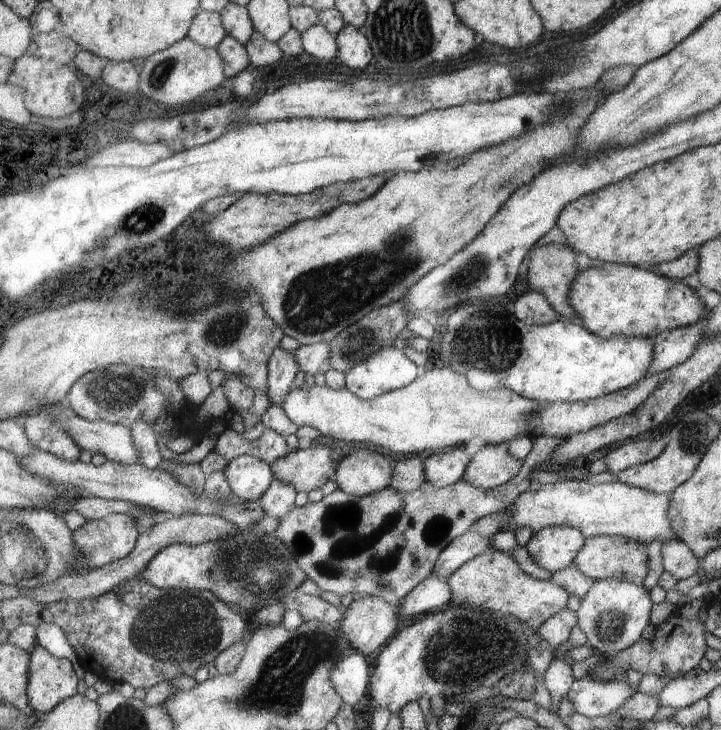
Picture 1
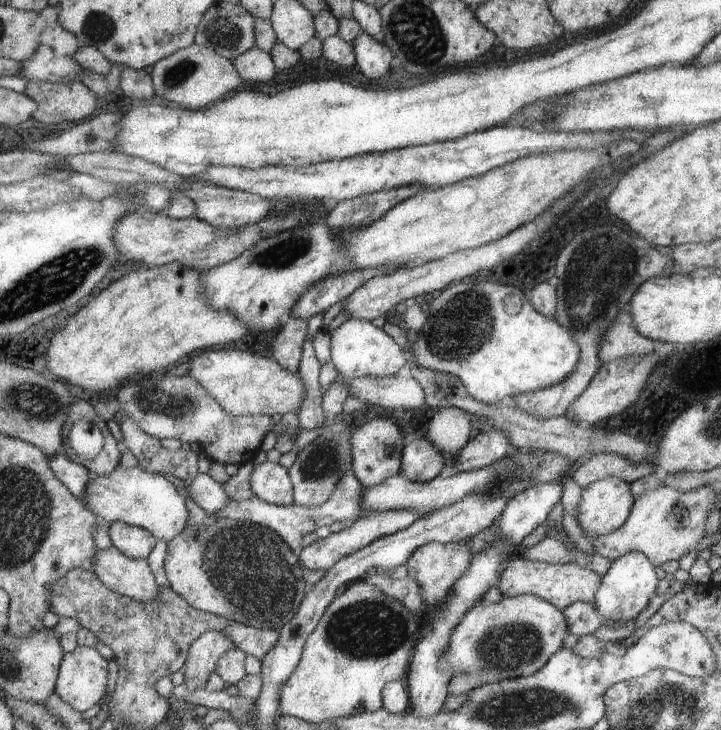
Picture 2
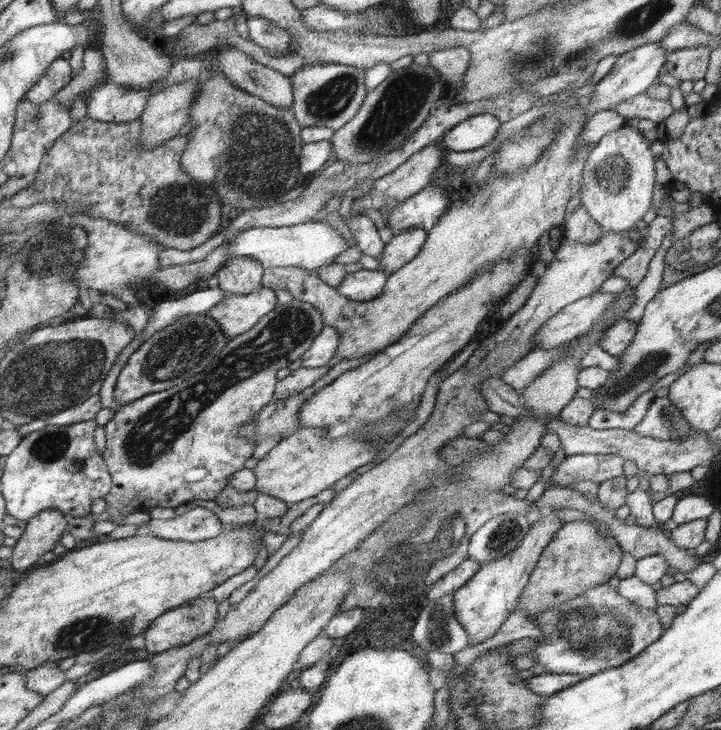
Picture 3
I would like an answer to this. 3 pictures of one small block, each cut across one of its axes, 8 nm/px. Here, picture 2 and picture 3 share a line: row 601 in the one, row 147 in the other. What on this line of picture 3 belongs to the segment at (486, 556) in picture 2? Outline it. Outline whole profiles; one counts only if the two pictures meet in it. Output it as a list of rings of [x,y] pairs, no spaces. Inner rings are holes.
[[[480,114],[460,122],[440,140],[446,150],[468,152],[490,144],[498,135],[501,123],[492,114]]]

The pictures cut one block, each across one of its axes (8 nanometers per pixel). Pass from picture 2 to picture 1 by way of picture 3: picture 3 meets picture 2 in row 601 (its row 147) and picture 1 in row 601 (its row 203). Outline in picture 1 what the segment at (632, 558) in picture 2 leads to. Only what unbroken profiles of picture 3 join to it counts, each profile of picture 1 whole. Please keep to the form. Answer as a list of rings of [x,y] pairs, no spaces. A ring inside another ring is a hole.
[[[616,578],[597,580],[584,600],[580,601],[580,608],[576,612],[577,625],[587,636],[587,641],[595,652],[606,657],[612,652],[626,651],[626,648],[639,642],[644,628],[650,626],[650,608],[654,607],[646,587],[620,582]]]

